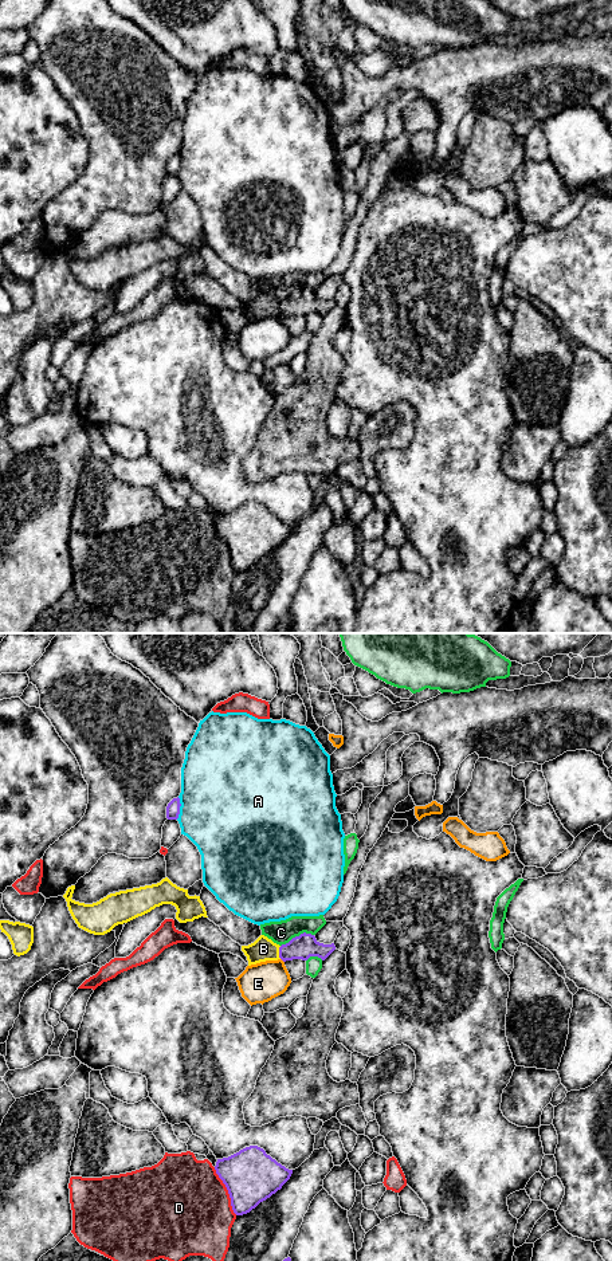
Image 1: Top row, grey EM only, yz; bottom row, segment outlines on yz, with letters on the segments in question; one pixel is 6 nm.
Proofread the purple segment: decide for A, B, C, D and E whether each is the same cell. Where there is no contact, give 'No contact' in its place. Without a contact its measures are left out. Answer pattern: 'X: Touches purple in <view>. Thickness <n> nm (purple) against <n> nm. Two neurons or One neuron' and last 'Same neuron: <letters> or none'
A: Touches purple in yz. Thickness 80 nm (purple) against 480 nm. Two neurons
B: Touches purple in yz. Thickness 140 nm (purple) against 140 nm. Two neurons
C: Touches purple in yz. Thickness 140 nm (purple) against 140 nm. Two neurons
D: Touches purple in yz. Thickness 320 nm (purple) against 500 nm. Two neurons
E: Touches purple in yz. Thickness 140 nm (purple) against 240 nm. Two neurons
Same neuron: none

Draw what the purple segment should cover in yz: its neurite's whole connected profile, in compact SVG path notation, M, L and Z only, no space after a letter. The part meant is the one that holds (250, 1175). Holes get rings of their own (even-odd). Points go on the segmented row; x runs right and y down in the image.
M258 1146L217 1159L215 1170L228 1190L236 1215L250 1213L270 1198L293 1174L293 1170L278 1163Z

